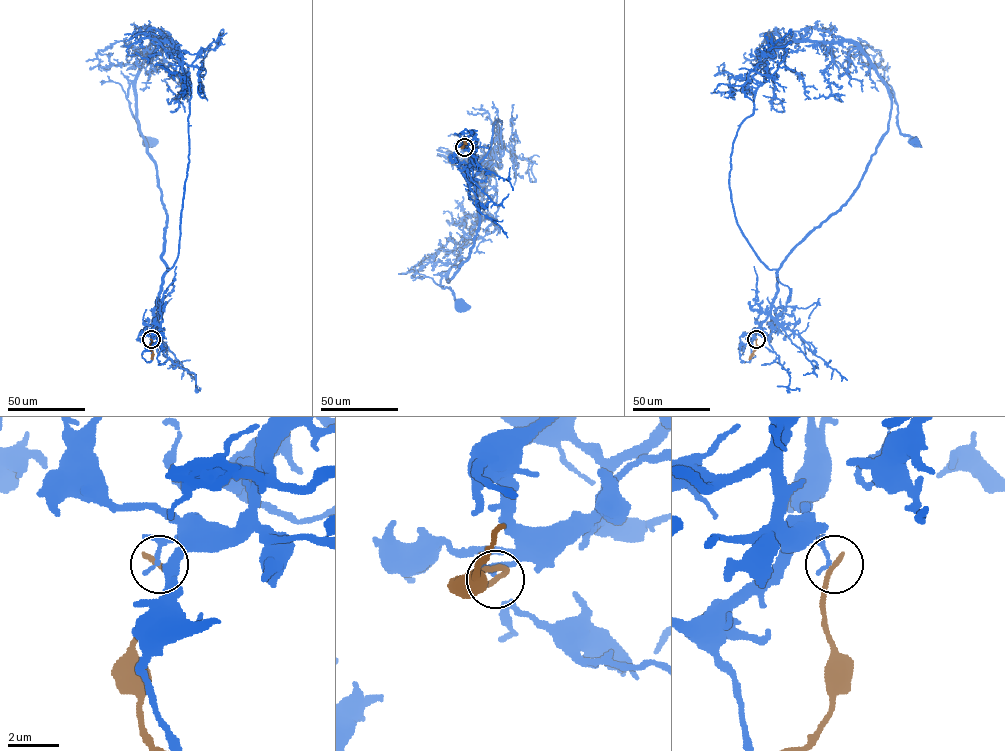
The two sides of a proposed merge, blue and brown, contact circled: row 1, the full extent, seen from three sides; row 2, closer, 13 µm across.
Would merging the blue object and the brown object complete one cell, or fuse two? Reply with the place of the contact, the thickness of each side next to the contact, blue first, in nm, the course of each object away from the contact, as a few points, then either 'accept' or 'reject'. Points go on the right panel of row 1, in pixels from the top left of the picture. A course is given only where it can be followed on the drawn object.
at (756, 339); 130 nm thick on the blue side, 240 nm on the other; blue runs (756, 339), (781, 263), (847, 200), (887, 130), (891, 98), (885, 83), (899, 131), (914, 141); brown runs (756, 339), (756, 349), (749, 359); reject

